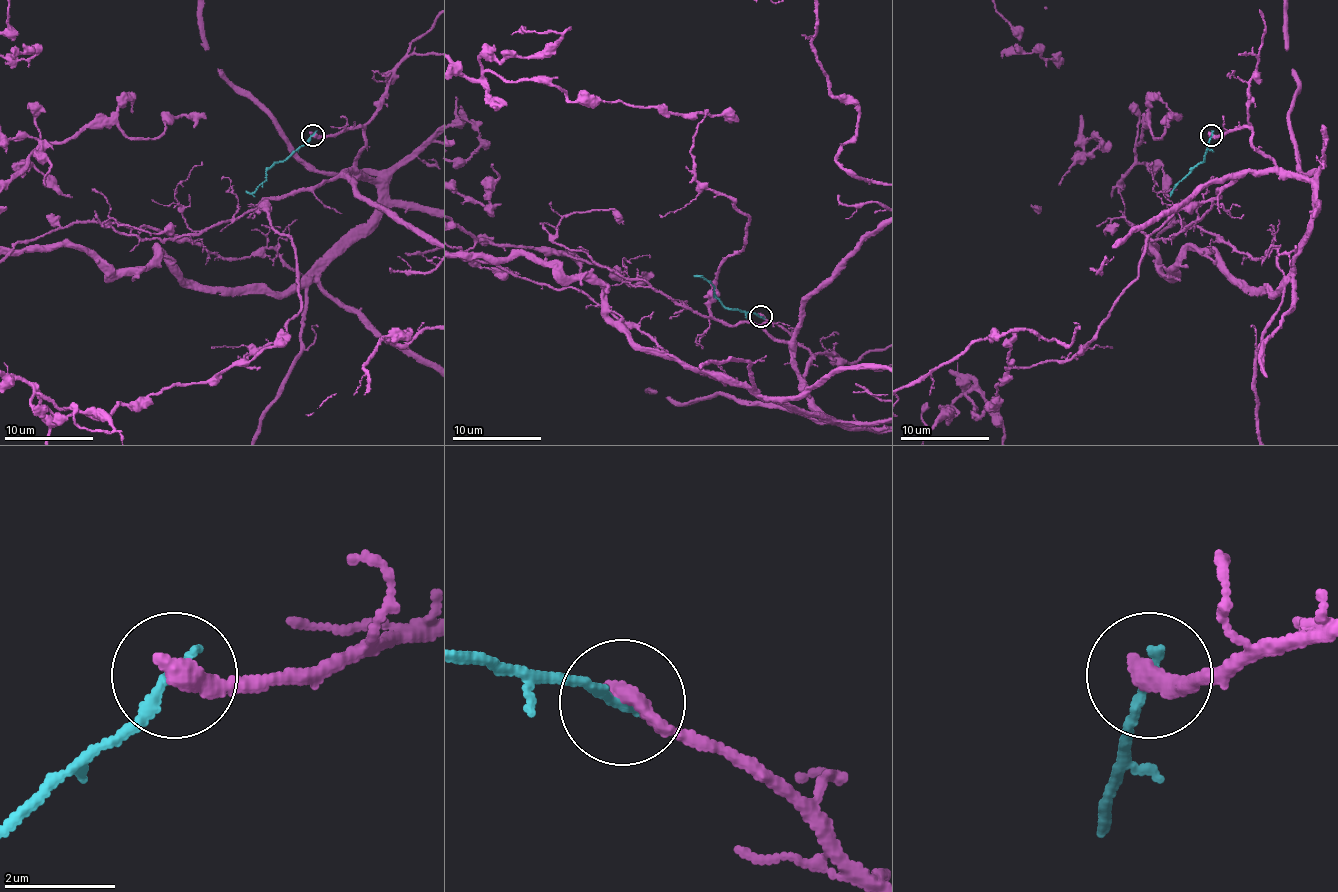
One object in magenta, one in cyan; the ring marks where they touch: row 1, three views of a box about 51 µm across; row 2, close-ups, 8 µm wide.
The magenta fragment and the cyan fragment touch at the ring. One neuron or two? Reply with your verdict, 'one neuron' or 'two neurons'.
two neurons

